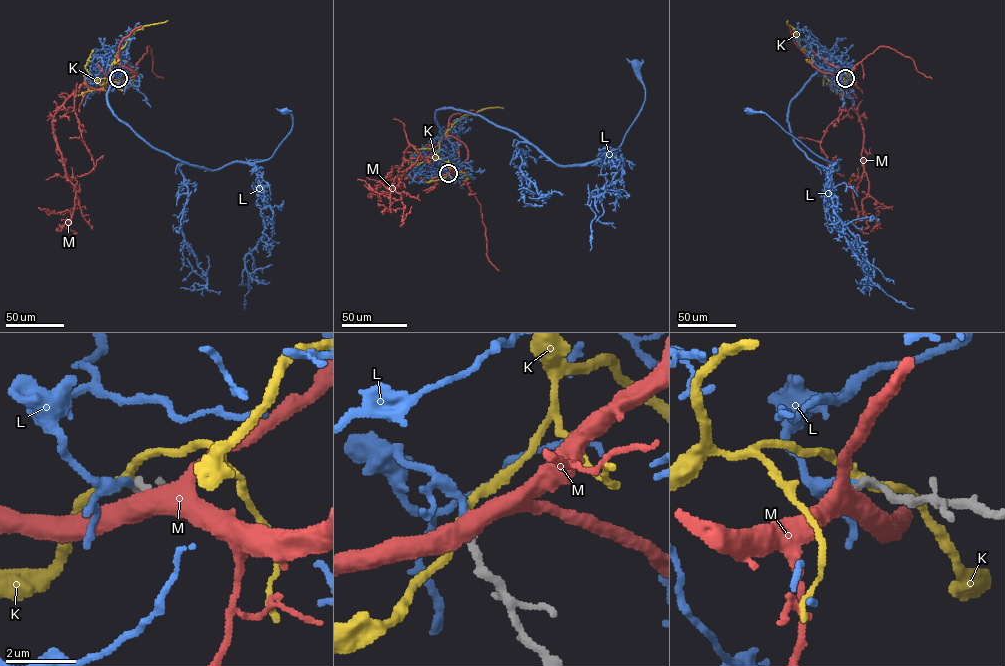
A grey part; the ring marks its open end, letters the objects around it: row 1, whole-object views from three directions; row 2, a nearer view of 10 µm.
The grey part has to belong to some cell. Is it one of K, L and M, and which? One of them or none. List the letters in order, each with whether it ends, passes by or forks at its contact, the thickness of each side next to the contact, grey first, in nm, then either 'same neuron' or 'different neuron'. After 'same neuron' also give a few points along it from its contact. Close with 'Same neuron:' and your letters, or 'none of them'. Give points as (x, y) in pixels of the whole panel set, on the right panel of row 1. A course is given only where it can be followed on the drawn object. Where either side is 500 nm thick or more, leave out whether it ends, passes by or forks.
K: it passes by; 280 nm thick on the grey side, 280 nm on the other; different neuron
L: it ends there; 280 nm thick on the grey side, 200 nm on the other; same neuron; it runs (845, 78), (849, 70), (828, 60), (787, 118), (807, 157), (837, 170), (838, 162), (749, 111)
M: 240 nm thick on the grey side, 500 nm on the other; different neuron
Same neuron: L

